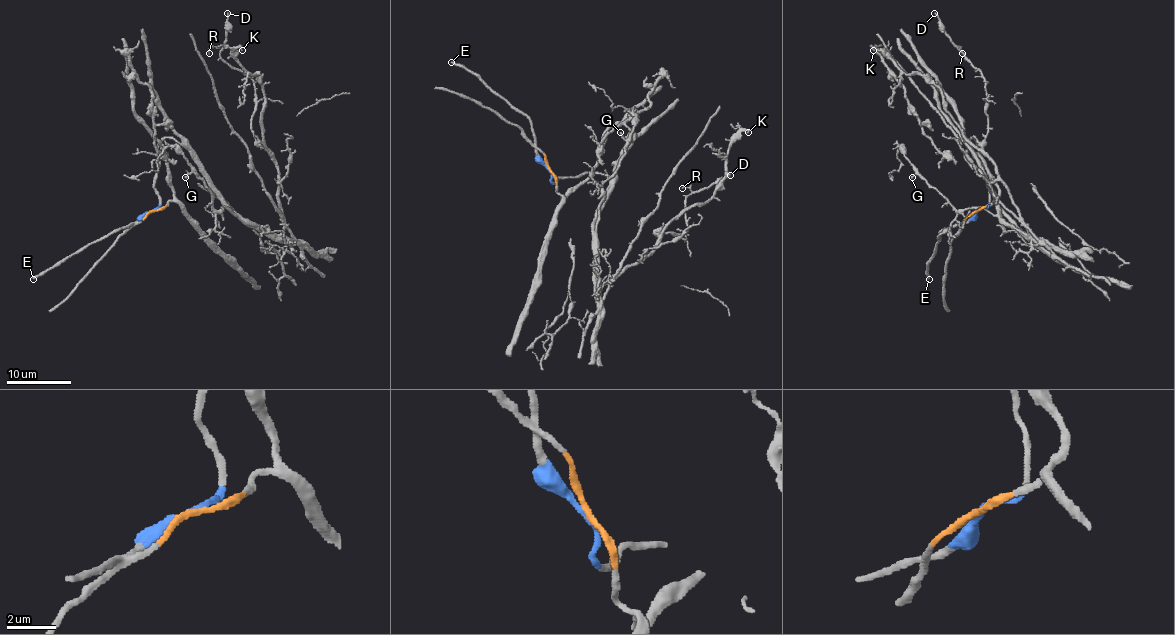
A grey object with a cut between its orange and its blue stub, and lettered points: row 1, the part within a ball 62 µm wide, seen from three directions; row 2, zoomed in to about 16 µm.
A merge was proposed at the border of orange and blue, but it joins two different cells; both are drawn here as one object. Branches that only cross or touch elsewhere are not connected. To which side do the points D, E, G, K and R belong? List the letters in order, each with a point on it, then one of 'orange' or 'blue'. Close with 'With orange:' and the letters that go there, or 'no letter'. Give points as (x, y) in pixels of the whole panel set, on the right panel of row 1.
D: place (934, 13); blue
E: place (929, 279); blue
G: place (912, 177); blue
K: place (873, 50); blue
R: place (962, 53); blue
With orange: no letter

